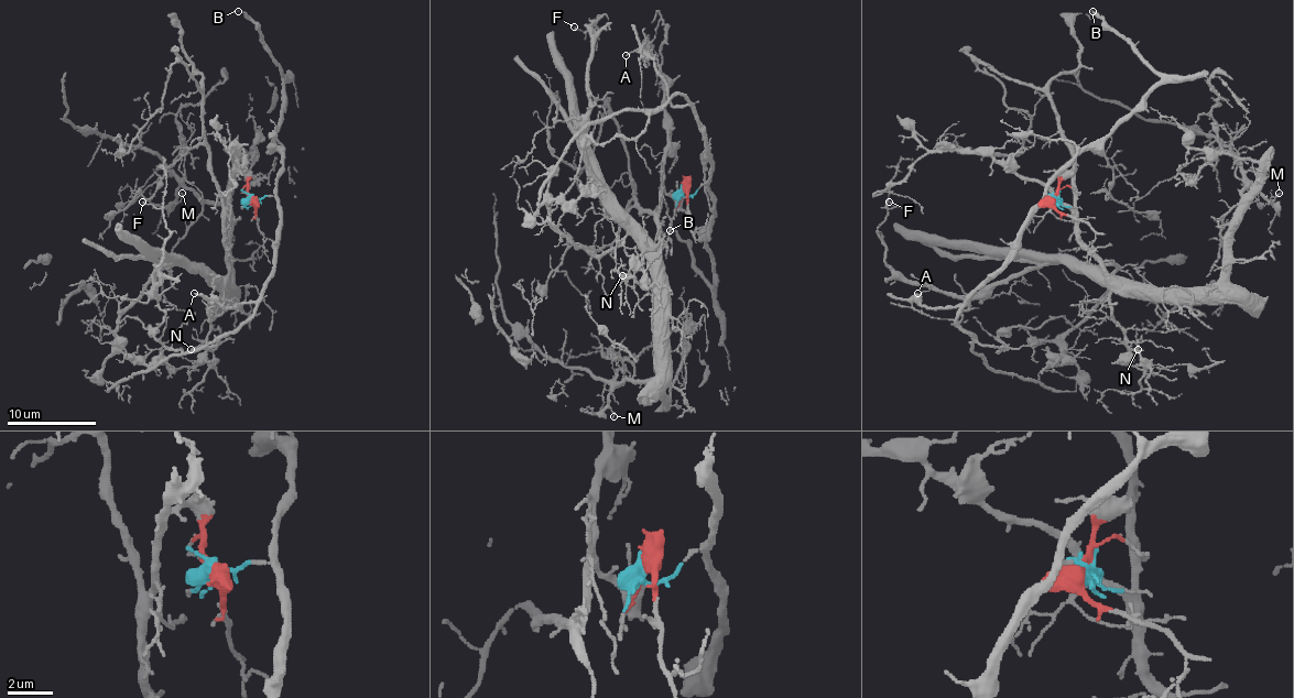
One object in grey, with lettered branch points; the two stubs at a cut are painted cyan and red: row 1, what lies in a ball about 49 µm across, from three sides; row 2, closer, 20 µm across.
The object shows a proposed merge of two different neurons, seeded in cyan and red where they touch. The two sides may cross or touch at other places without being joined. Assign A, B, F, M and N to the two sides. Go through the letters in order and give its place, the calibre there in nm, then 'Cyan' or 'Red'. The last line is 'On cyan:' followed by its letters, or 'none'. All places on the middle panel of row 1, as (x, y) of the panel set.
A: Place: (626, 55). Thickness 110 nm. Cyan
B: Place: (670, 230). Thickness 140 nm. Cyan
F: Place: (574, 26). Thickness 110 nm. Red
M: Place: (613, 416). Thickness 120 nm. Red
N: Place: (622, 275). Thickness 160 nm. Red
On cyan: A, B

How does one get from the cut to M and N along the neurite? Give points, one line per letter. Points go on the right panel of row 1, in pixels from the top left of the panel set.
M: (1052, 197), (1058, 173), (1050, 191), (1076, 240), (1126, 285), (1210, 287), (1246, 188), (1280, 193)
N: (1052, 197), (1058, 173), (1050, 191), (1072, 214), (1076, 240), (1104, 271), (1117, 325), (1137, 349)

